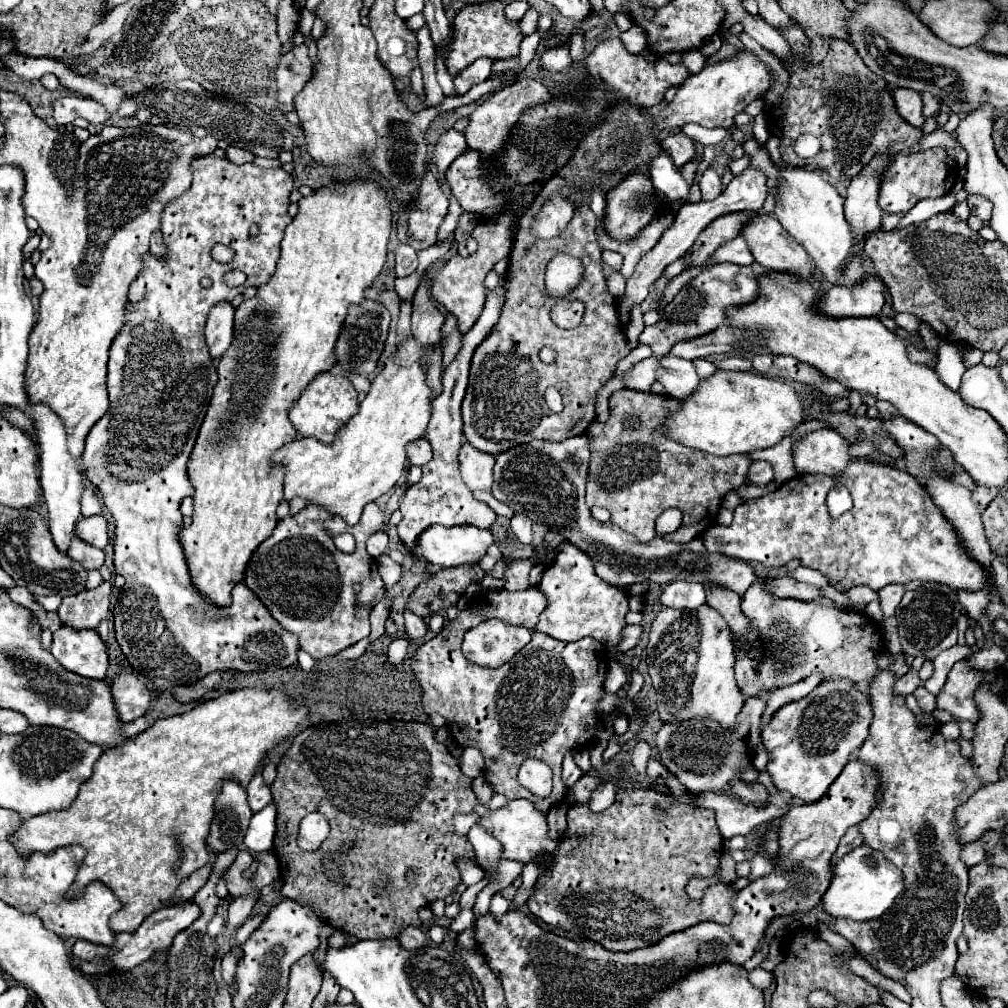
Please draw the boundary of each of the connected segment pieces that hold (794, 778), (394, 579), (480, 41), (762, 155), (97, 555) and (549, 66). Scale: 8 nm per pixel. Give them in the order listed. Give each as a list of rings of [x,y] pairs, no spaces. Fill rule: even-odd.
[[[843,679],[825,681],[817,685],[805,699],[781,707],[761,733],[763,745],[767,747],[767,753],[769,753],[767,771],[773,779],[773,785],[779,791],[789,791],[793,797],[801,799],[803,803],[819,801],[827,793],[829,785],[839,777],[843,767],[851,761],[855,751],[867,739],[871,717],[873,717],[873,711],[871,711],[869,695],[863,693],[851,681],[843,681]]]
[[[379,561],[379,575],[385,583],[385,591],[389,591],[401,579],[401,567],[395,561]]]
[[[505,3],[495,5],[465,5],[455,15],[455,35],[451,43],[451,51],[447,57],[447,71],[451,77],[461,73],[465,67],[469,67],[473,61],[481,57],[491,59],[511,59],[519,55],[519,45],[523,41],[523,33],[519,29],[517,21],[505,19]]]
[[[747,139],[743,143],[743,149],[745,155],[751,157],[751,165],[763,171],[767,177],[767,187],[775,195],[775,219],[797,243],[805,247],[805,251],[811,255],[811,259],[815,261],[817,269],[825,275],[825,279],[833,285],[851,287],[857,281],[861,281],[865,275],[869,275],[863,269],[861,255],[853,257],[845,267],[841,267],[851,251],[853,237],[843,215],[843,197],[835,191],[835,187],[819,171],[809,173],[803,167],[789,167],[789,165],[781,167],[773,163],[767,147],[759,145],[755,139]]]
[[[73,537],[69,555],[71,555],[71,559],[79,561],[87,571],[99,569],[103,565],[103,551],[101,549],[95,549],[91,545],[83,545],[83,541],[79,541],[77,537]]]
[[[569,45],[545,51],[541,55],[541,65],[543,69],[551,71],[551,73],[565,73],[571,65],[571,55],[569,55]]]

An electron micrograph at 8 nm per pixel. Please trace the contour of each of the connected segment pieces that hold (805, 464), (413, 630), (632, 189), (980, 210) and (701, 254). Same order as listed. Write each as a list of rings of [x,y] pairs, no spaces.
[[[819,429],[819,431],[811,431],[805,437],[797,439],[793,443],[793,465],[797,473],[823,473],[823,475],[837,475],[845,469],[847,461],[851,459],[847,453],[849,443],[839,437],[839,433],[831,431],[831,429]]]
[[[405,609],[405,633],[407,633],[407,639],[411,641],[421,641],[427,633],[427,625],[421,617],[415,617],[413,613],[407,613]]]
[[[633,173],[621,181],[619,187],[607,193],[607,209],[605,209],[605,231],[613,239],[631,239],[635,237],[653,217],[655,207],[637,207],[627,209],[627,205],[635,205],[637,193],[647,193],[651,189],[651,179],[643,173]]]
[[[967,197],[967,205],[971,209],[973,215],[977,215],[983,223],[987,223],[991,219],[991,203],[985,197]]]
[[[731,213],[731,215],[723,215],[723,217],[715,219],[715,221],[711,221],[711,225],[707,225],[699,233],[697,241],[693,243],[693,247],[683,257],[687,261],[687,269],[703,265],[707,261],[707,257],[711,257],[711,253],[719,245],[723,245],[725,241],[731,241],[733,237],[737,237],[741,227],[745,225],[745,221],[751,215],[753,213]]]

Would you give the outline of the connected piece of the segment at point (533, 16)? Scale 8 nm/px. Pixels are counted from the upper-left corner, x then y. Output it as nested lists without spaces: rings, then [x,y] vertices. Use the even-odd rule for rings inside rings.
[[[529,9],[527,13],[525,13],[525,17],[523,17],[523,21],[521,21],[521,29],[523,29],[523,33],[525,35],[529,35],[529,33],[533,33],[535,29],[537,29],[537,11],[535,9]]]

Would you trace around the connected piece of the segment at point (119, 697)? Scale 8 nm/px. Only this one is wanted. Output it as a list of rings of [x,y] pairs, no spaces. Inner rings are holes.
[[[117,675],[111,681],[111,695],[115,701],[119,721],[123,723],[145,715],[151,701],[149,689],[135,675]]]

